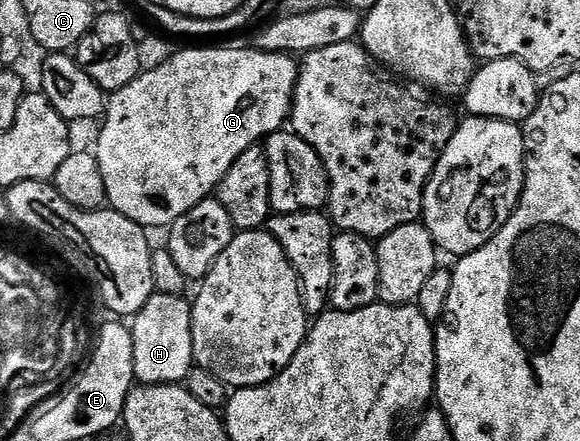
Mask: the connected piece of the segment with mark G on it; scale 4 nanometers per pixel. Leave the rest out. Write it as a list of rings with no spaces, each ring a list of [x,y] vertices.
[[[192,45],[189,51],[180,51],[177,55],[169,57],[165,63],[160,63],[157,67],[141,70],[140,76],[130,85],[122,89],[111,92],[107,100],[107,110],[102,116],[104,128],[100,131],[100,136],[96,139],[94,154],[100,172],[104,178],[104,193],[111,210],[125,215],[127,219],[133,219],[145,229],[152,227],[171,228],[177,219],[181,219],[189,209],[198,205],[202,200],[209,198],[219,188],[220,178],[234,165],[234,161],[243,151],[249,147],[259,144],[261,140],[269,135],[273,135],[285,126],[292,110],[292,97],[296,94],[296,77],[298,74],[298,63],[291,55],[271,55],[265,51],[249,49],[243,51],[240,47],[208,47],[212,45]]]

